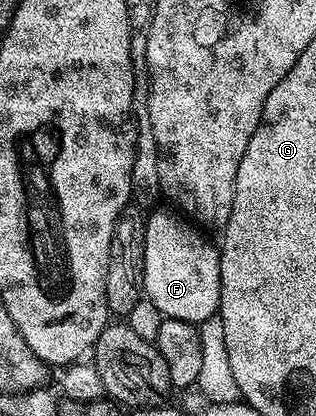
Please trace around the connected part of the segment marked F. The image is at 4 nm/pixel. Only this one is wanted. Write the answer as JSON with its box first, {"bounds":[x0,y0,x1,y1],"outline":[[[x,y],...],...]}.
{"bounds":[143,210,219,324],"outline":[[[155,210],[146,215],[143,288],[163,318],[198,324],[216,317],[219,308],[219,252],[216,243],[206,242],[190,221],[175,214]]]}

